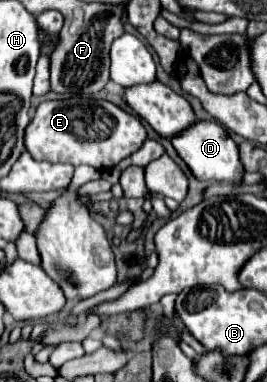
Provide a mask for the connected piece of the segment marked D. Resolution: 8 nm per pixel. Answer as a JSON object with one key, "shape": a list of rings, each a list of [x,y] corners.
{"shape":[[[195,120],[189,128],[173,136],[171,144],[177,150],[177,154],[185,160],[185,164],[191,168],[195,178],[207,182],[239,184],[239,178],[243,176],[243,166],[239,162],[239,148],[217,120]]]}

